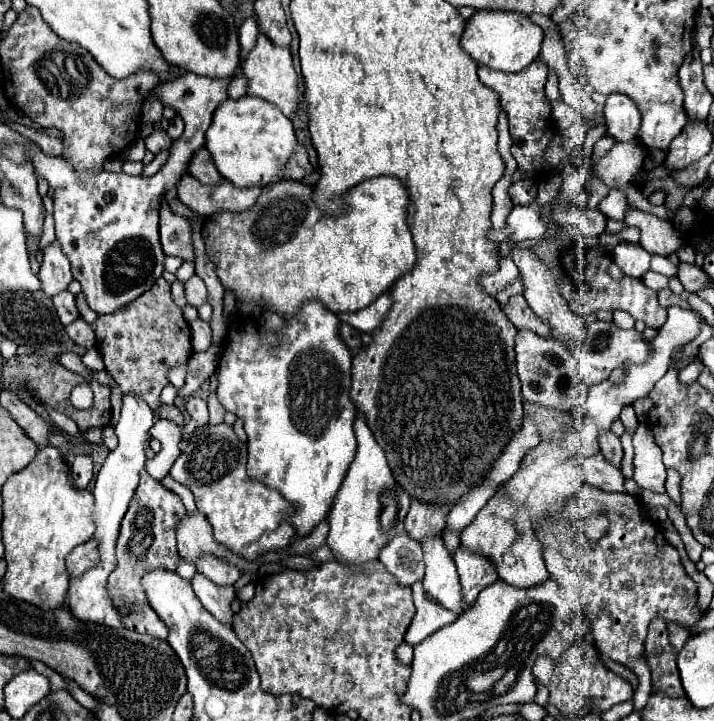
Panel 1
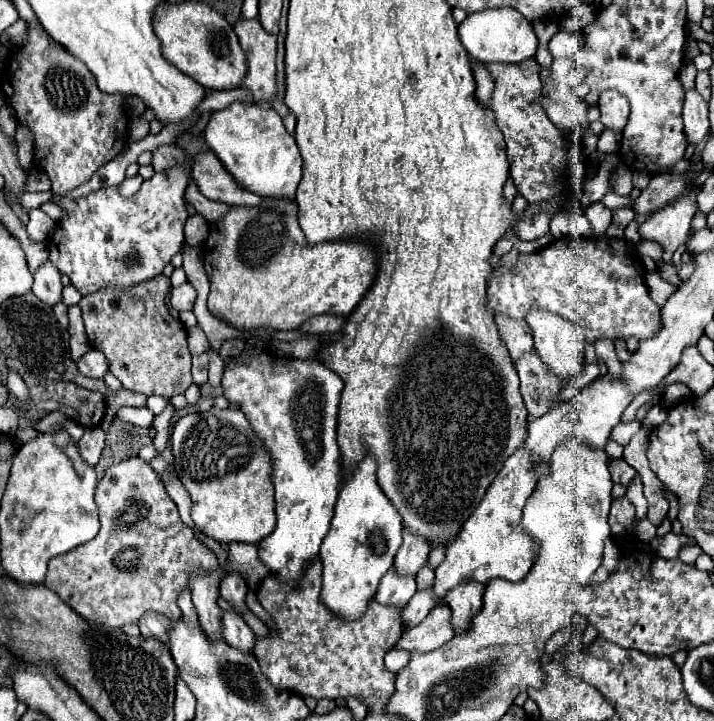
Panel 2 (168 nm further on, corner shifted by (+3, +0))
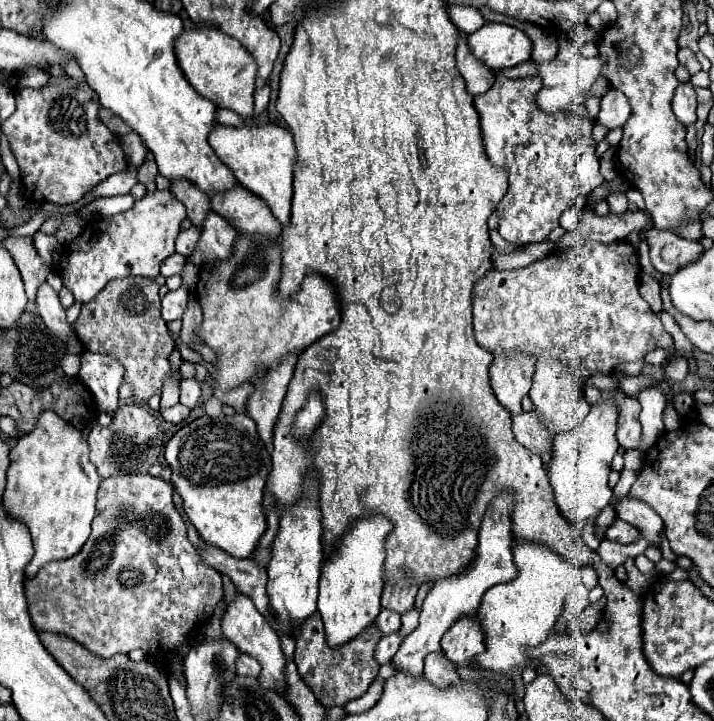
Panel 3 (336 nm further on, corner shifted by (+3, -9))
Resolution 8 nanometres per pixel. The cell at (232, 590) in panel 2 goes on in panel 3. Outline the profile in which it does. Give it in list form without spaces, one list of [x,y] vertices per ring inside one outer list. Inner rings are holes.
[[[236,595],[236,599],[228,605],[224,617],[222,617],[222,629],[224,629],[224,635],[226,639],[230,639],[236,649],[240,653],[246,653],[250,657],[254,657],[260,665],[262,665],[262,673],[258,677],[260,685],[264,689],[270,689],[278,695],[286,695],[286,673],[284,673],[284,667],[286,667],[286,659],[284,659],[284,653],[280,649],[280,639],[278,639],[278,633],[270,627],[270,623],[256,611],[254,603],[250,601],[250,597],[246,595]]]

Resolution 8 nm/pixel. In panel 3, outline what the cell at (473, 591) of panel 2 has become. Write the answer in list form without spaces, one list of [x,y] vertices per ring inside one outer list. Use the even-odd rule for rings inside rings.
[[[462,615],[442,637],[442,651],[458,667],[472,667],[476,655],[484,653],[484,631],[472,617]]]

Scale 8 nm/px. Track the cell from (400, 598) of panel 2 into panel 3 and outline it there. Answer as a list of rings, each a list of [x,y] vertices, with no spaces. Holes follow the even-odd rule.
[[[382,611],[376,619],[376,627],[380,629],[382,635],[396,633],[400,629],[400,615],[396,615],[394,611]]]

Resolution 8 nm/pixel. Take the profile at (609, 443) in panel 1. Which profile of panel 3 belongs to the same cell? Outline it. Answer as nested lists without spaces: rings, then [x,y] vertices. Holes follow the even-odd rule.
[[[624,497],[616,505],[616,513],[626,523],[634,525],[652,547],[660,549],[660,535],[662,535],[664,523],[662,523],[660,515],[656,515],[656,511],[652,511],[652,507],[648,507],[646,503],[636,503],[636,499]]]

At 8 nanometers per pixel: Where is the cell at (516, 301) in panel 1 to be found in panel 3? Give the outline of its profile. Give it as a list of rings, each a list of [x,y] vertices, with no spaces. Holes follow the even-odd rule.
[[[496,355],[494,357],[494,363],[490,367],[490,383],[498,403],[504,405],[512,417],[522,411],[520,401],[524,395],[528,395],[532,387],[532,377],[534,377],[534,359],[530,355]]]

